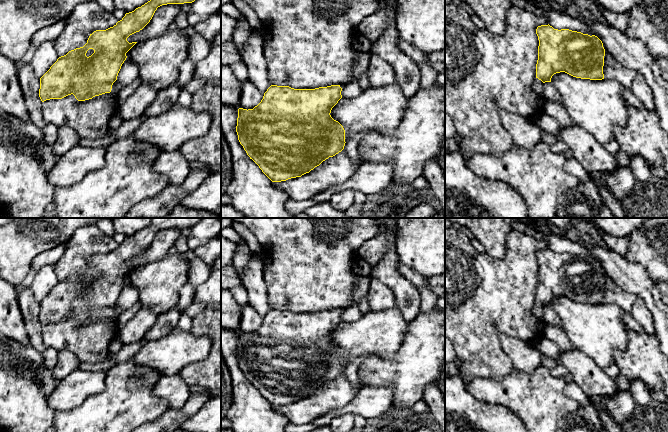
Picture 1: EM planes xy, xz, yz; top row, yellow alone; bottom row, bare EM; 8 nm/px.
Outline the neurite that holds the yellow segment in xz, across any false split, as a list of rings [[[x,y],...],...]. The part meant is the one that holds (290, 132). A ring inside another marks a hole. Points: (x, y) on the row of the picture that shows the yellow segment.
[[[271,85],[264,93],[261,102],[253,109],[238,109],[236,126],[238,140],[250,159],[272,182],[301,177],[344,149],[345,130],[330,115],[332,108],[342,98],[341,91],[340,85],[315,89],[294,89],[289,86]]]

